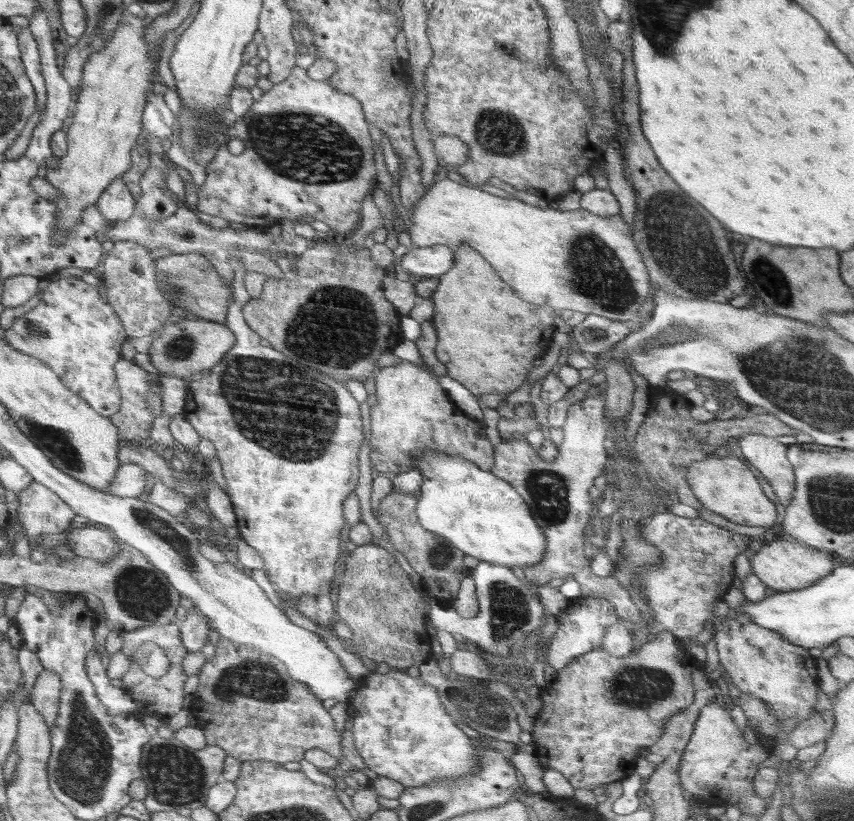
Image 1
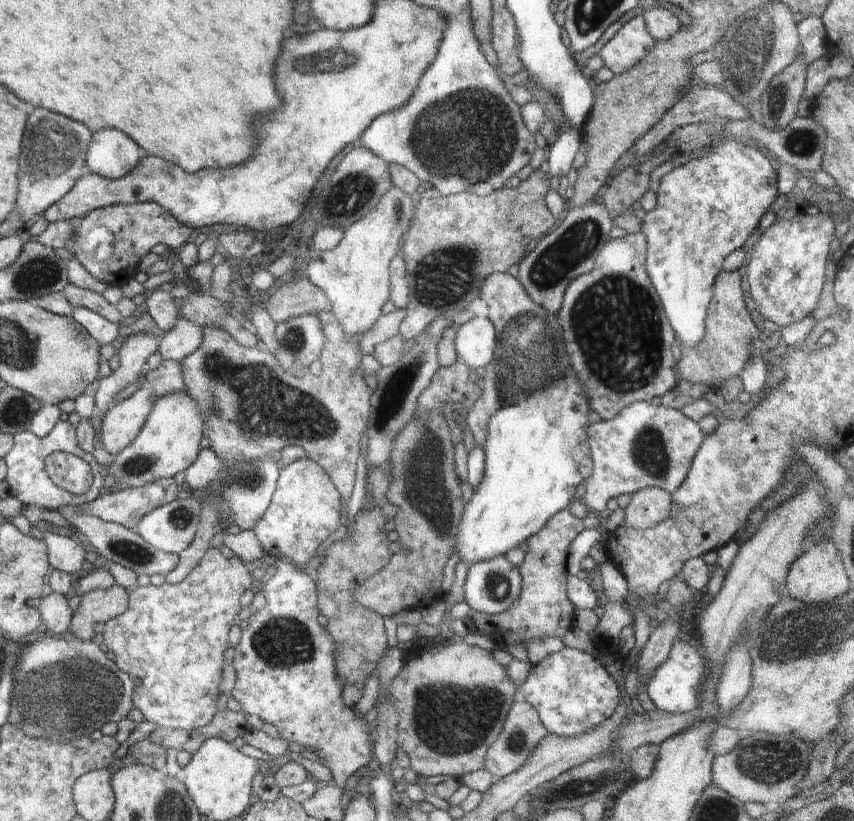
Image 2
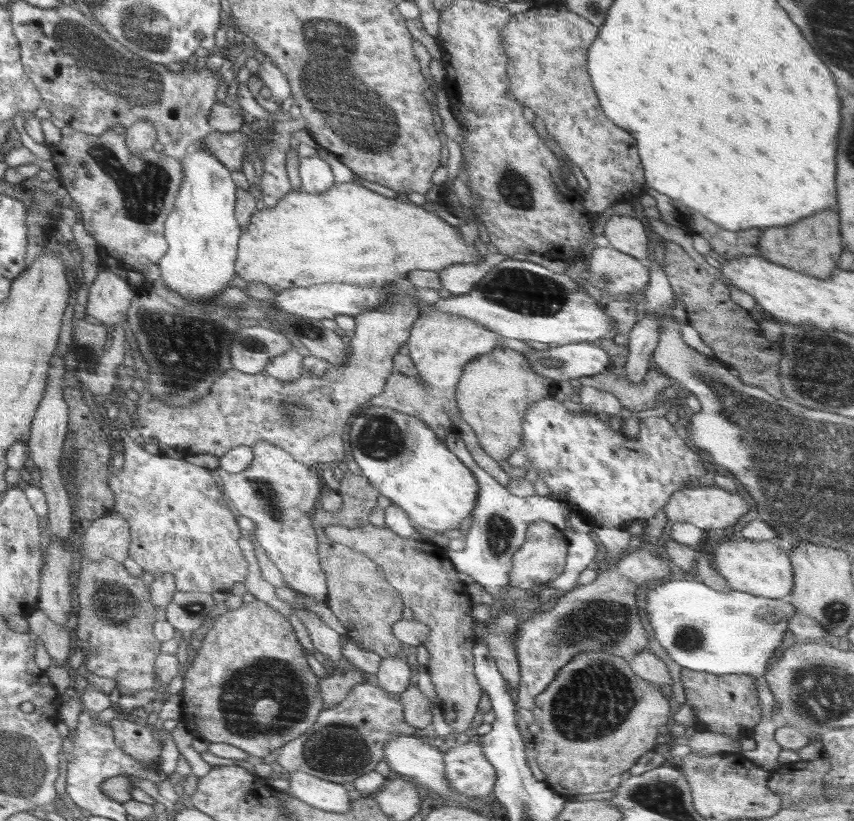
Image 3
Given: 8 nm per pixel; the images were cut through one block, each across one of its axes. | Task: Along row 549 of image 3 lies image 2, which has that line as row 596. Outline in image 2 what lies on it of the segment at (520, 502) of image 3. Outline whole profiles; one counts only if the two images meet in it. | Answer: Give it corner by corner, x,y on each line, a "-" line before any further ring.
504,554
494,556
490,560
482,562
472,562
463,586
463,601
470,606
471,610
481,612
486,615
498,615
506,612
518,598
521,592
522,577
519,568
514,567

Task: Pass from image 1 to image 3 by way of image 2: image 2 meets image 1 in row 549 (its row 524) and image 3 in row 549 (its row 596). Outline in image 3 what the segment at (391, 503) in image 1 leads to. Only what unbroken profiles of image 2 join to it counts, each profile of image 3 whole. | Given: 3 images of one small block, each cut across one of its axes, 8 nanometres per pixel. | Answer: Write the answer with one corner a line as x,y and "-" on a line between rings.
372,523
356,528
327,526
325,535
337,543
364,553
370,557
370,560
377,562
383,569
390,586
401,594
404,607
410,608
414,613
413,619
429,628
429,639
424,644
429,654
427,668
434,690
441,700
439,706
444,720
453,730
453,734
448,739
452,743
466,739
466,731
470,728
476,712
479,712
478,702
482,698
482,688
474,676
472,657
472,646
478,640
478,636
475,633
476,619
471,615
472,599
467,592
466,584
458,579
458,571
447,557
447,551
429,540
416,540
416,536
400,537
387,526
376,527

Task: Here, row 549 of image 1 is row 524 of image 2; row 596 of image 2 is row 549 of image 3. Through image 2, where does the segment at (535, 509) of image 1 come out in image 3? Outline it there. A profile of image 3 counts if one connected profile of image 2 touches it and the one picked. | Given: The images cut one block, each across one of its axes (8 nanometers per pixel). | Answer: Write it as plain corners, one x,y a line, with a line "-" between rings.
537,520
529,524
525,532
525,542
514,553
508,574
509,584
528,590
533,586
548,584
556,580
564,572
568,543
564,531
545,520

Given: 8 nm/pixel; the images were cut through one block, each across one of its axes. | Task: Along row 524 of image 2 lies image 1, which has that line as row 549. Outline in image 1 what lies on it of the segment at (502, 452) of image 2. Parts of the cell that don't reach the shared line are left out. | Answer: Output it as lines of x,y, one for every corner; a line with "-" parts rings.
426,450
418,451
413,457
412,469
420,471
424,479
415,510
422,528
443,536
464,554
509,569
514,566
529,567
542,558
546,550
546,537
534,522
535,518
530,514
528,505
511,484
489,471
481,470
468,460
462,459
462,456

